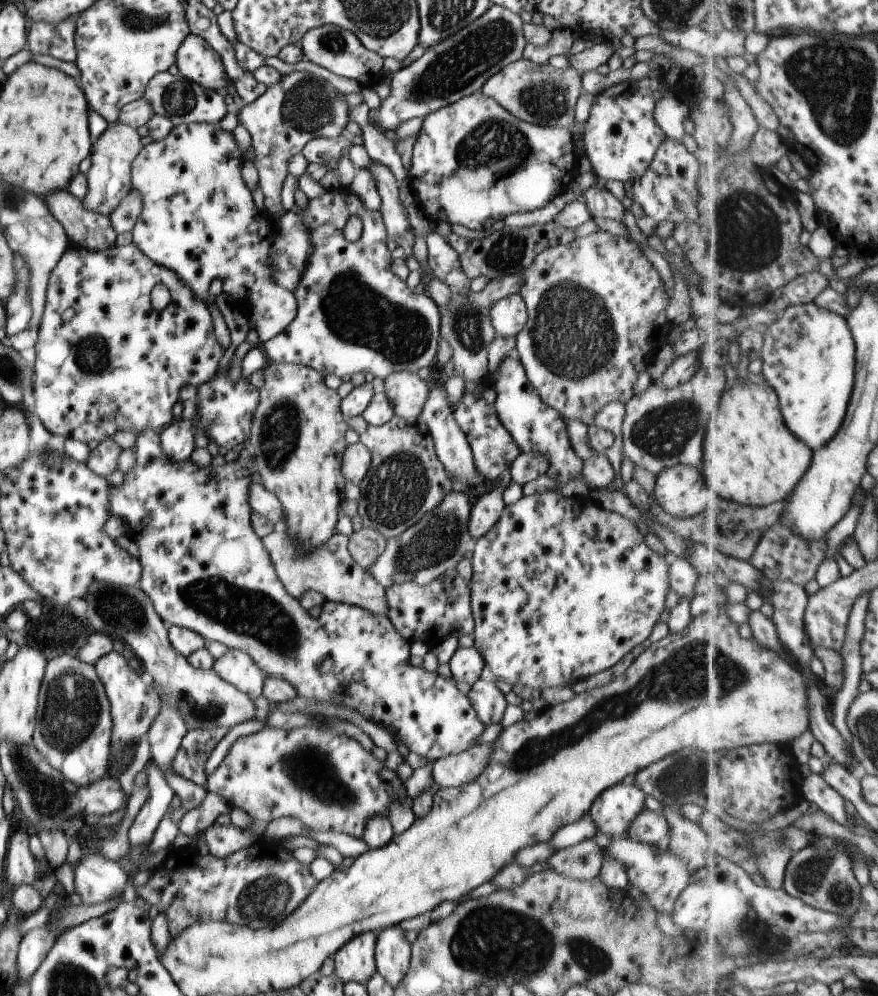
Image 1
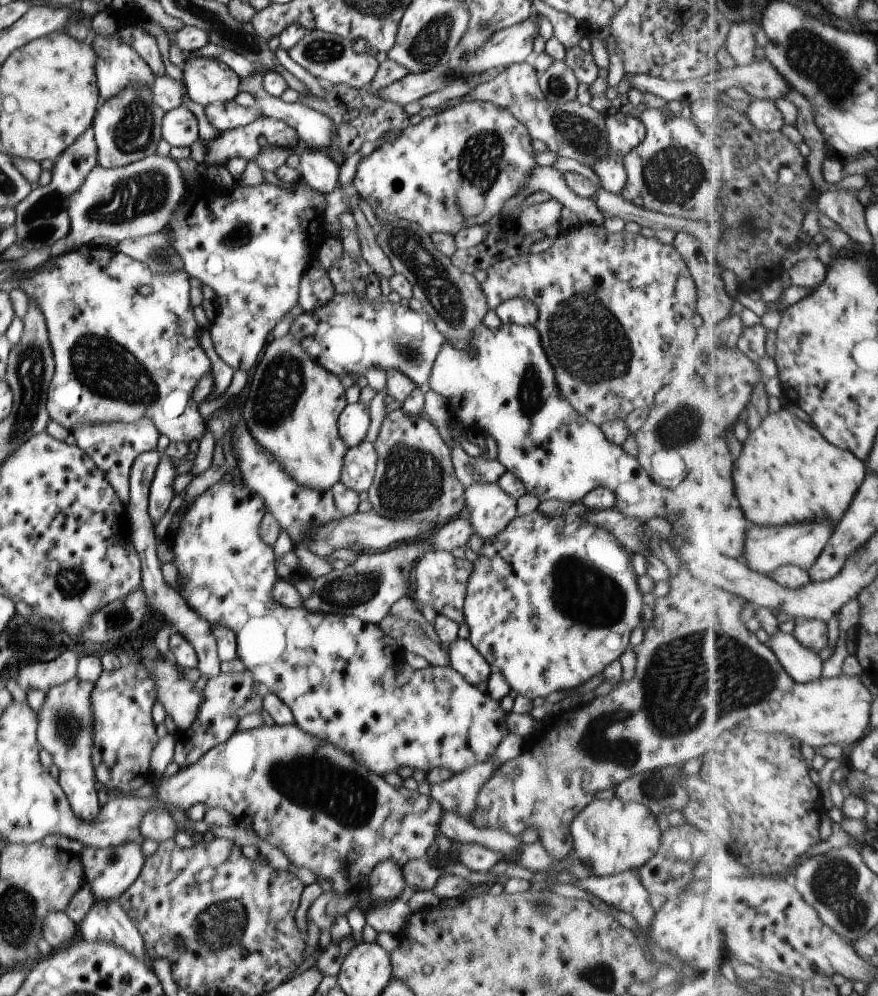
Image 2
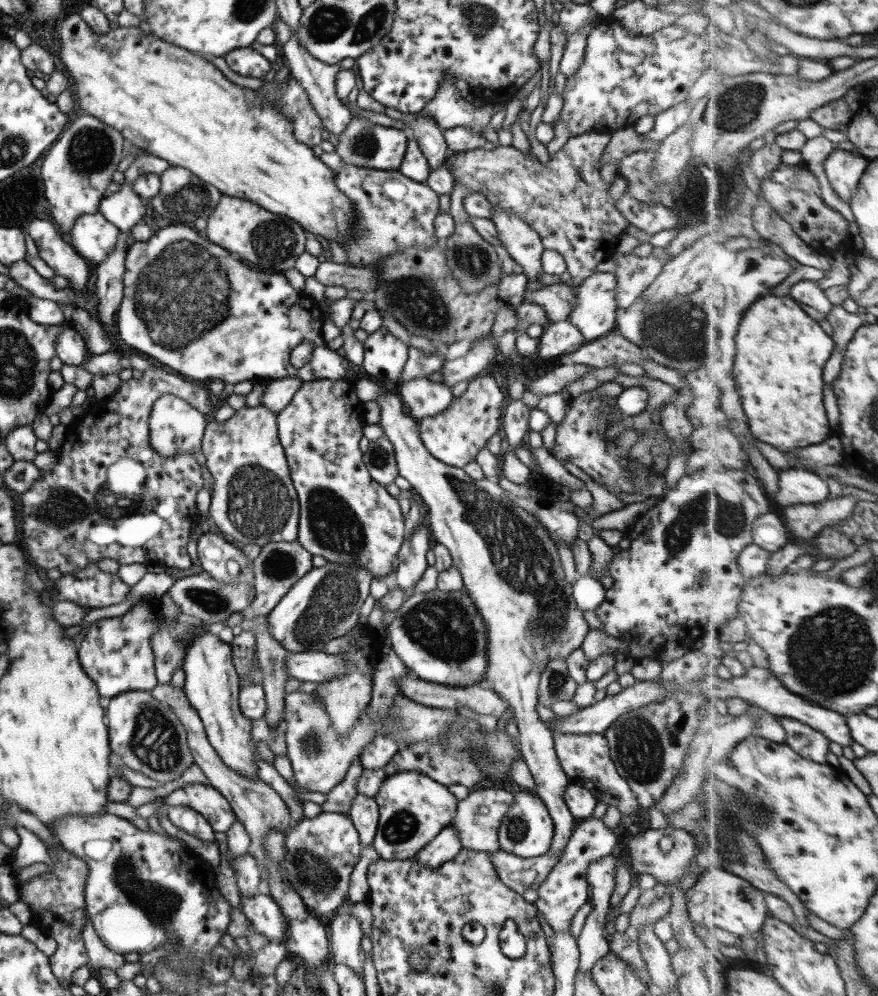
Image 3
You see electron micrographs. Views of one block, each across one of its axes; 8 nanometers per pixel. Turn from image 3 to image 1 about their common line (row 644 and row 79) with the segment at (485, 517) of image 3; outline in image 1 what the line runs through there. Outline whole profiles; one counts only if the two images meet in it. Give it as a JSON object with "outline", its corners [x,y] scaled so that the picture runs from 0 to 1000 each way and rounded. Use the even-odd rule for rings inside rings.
{"outline":[[[593,58],[576,64],[568,72],[560,74],[549,84],[546,93],[562,99],[580,114],[599,123],[615,128],[648,130],[654,124],[655,101],[664,92],[661,82],[662,74],[649,65],[645,70],[639,70],[624,63],[613,65]]]}

